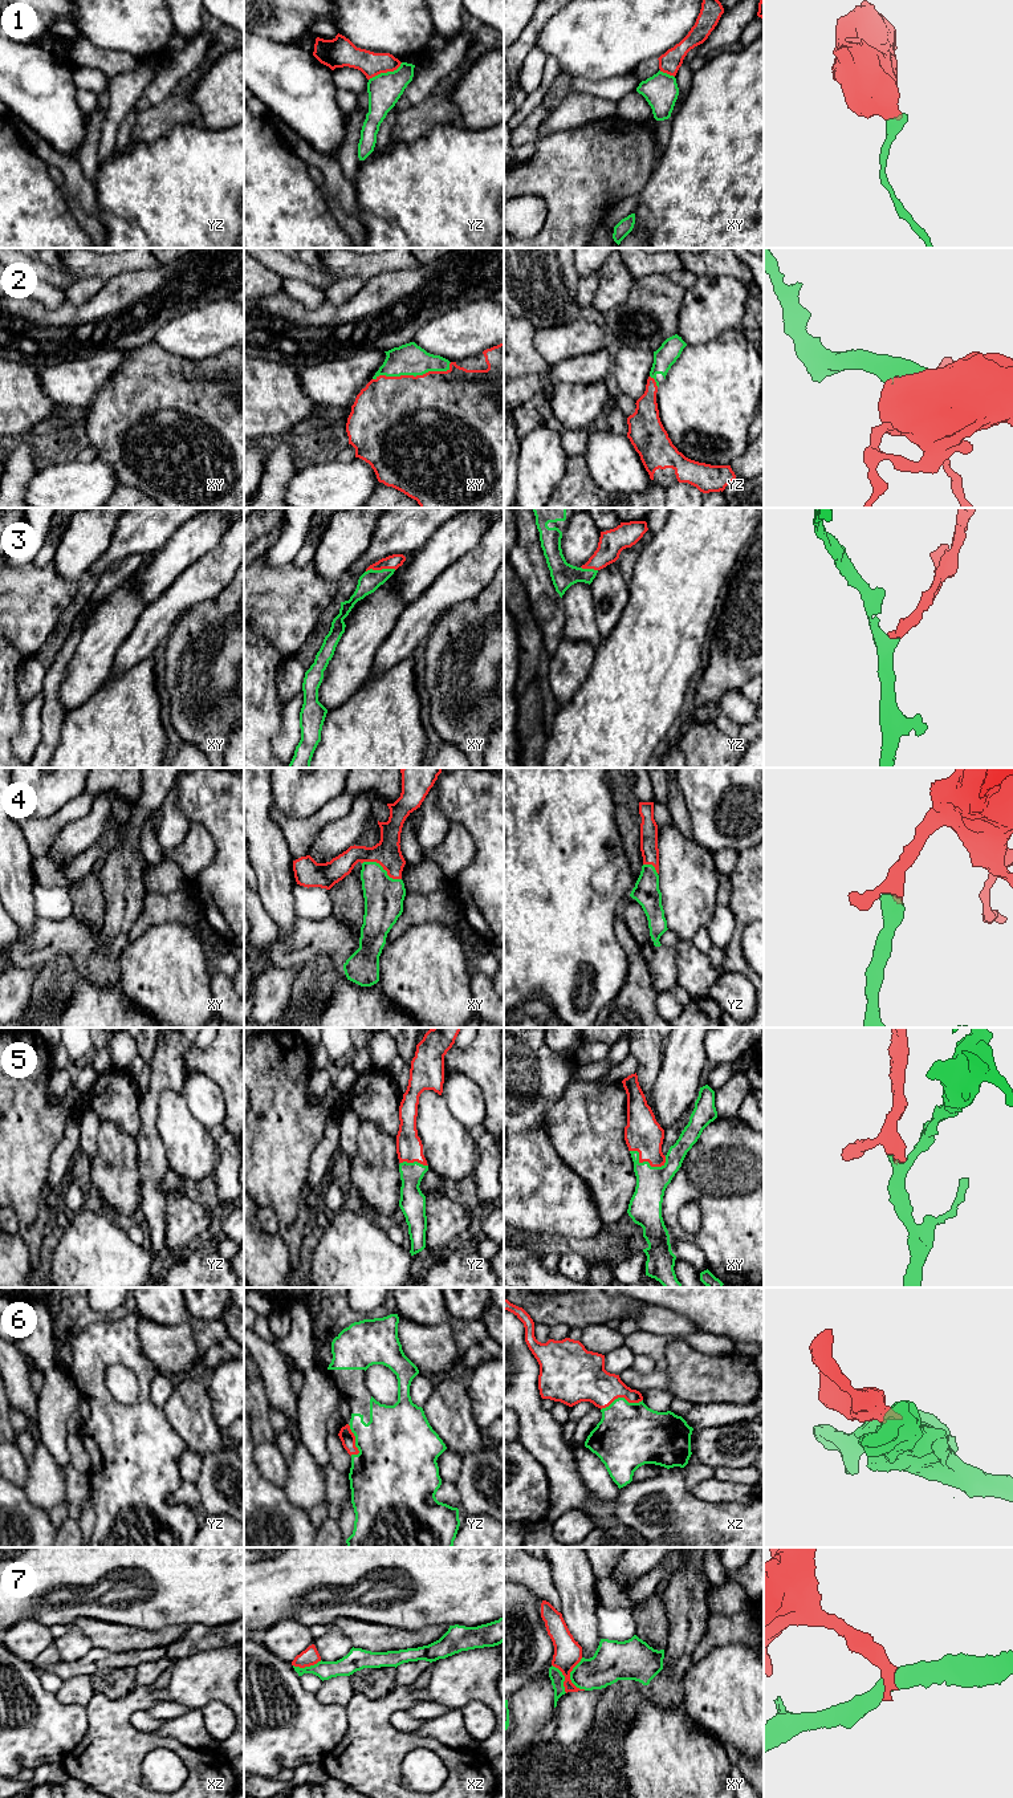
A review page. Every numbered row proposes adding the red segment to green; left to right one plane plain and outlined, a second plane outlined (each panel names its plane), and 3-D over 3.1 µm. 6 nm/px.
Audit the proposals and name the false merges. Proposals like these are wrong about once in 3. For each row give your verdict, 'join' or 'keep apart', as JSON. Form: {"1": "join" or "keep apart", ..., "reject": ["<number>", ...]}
{"1": "keep apart", "2": "join", "3": "join", "4": "join", "5": "join", "6": "join", "7": "keep apart", "reject": ["1", "7"]}

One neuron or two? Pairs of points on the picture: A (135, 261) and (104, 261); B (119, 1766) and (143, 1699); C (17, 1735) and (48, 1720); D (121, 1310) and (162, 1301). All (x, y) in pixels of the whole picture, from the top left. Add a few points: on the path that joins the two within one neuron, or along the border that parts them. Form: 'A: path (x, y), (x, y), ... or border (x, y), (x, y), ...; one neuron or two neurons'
A: path (127, 261), (112, 261); one neuron
B: path (119, 1749), (119, 1719), (126, 1712); one neuron
C: path (25, 1729), (40, 1728); one neuron
D: border (135, 1301), (138, 1312); two neurons

